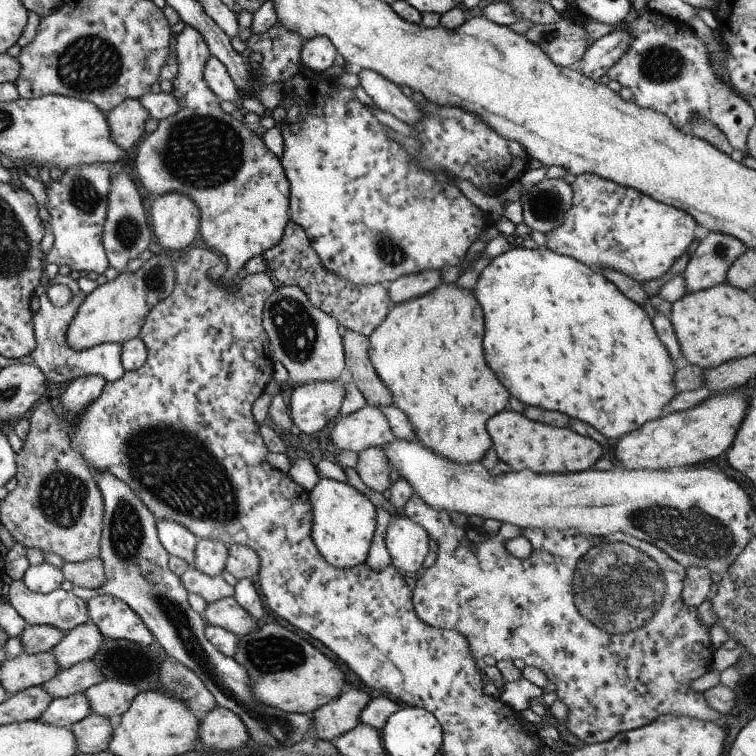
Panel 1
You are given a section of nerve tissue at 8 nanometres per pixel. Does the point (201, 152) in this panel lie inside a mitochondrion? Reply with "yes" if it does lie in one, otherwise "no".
yes

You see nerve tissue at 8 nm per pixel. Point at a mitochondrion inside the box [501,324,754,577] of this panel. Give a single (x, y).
(695, 533)

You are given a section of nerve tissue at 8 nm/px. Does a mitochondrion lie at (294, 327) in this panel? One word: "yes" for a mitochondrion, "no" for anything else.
yes

